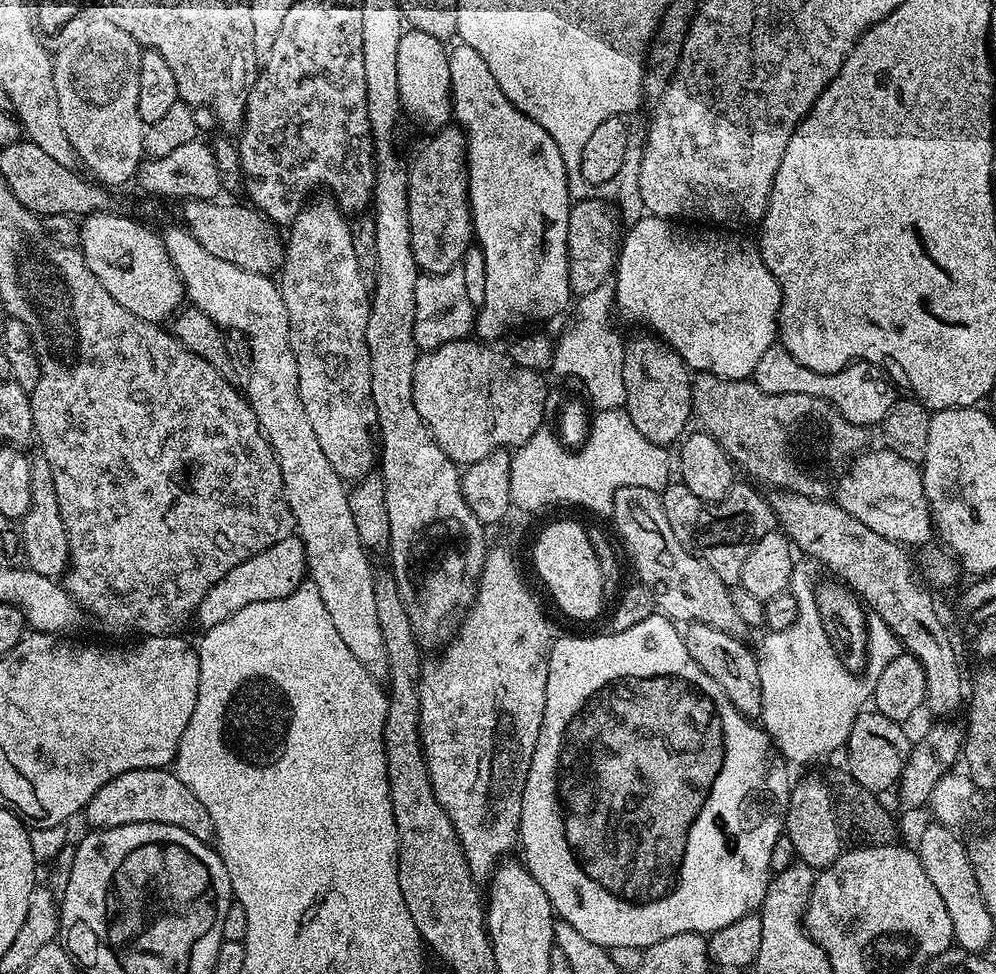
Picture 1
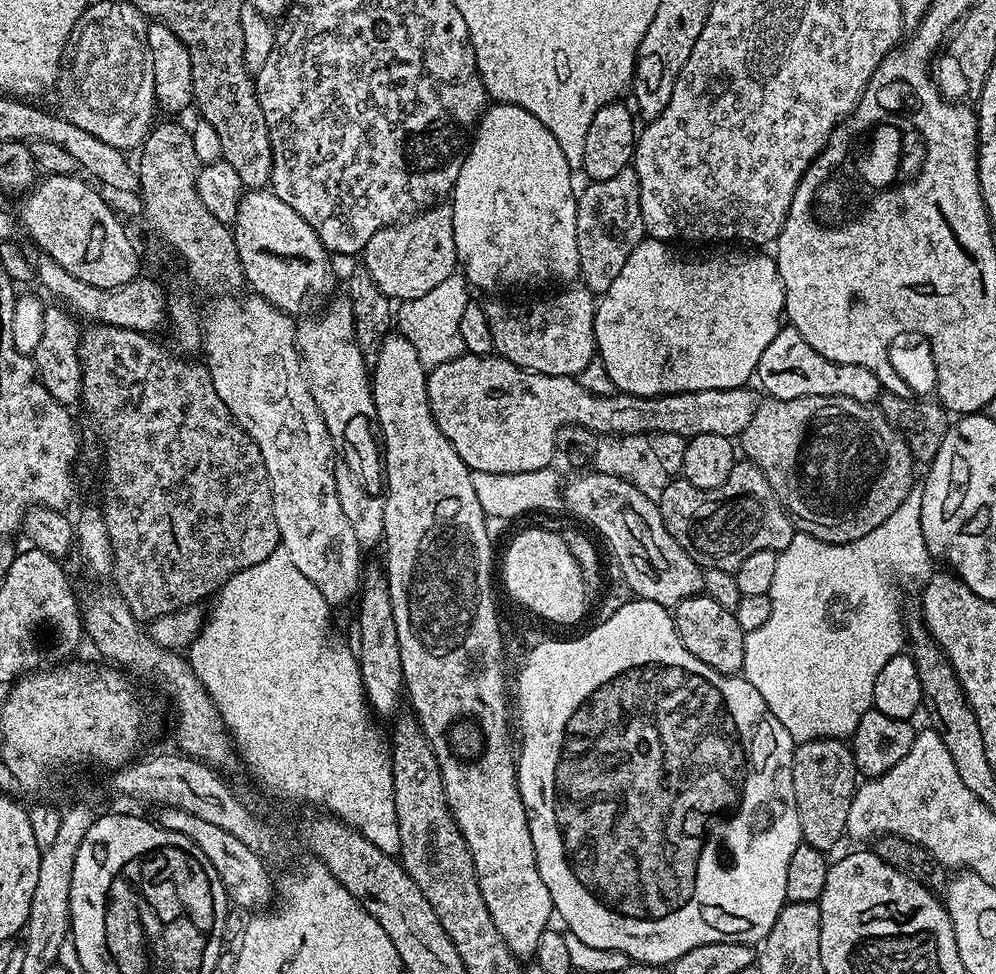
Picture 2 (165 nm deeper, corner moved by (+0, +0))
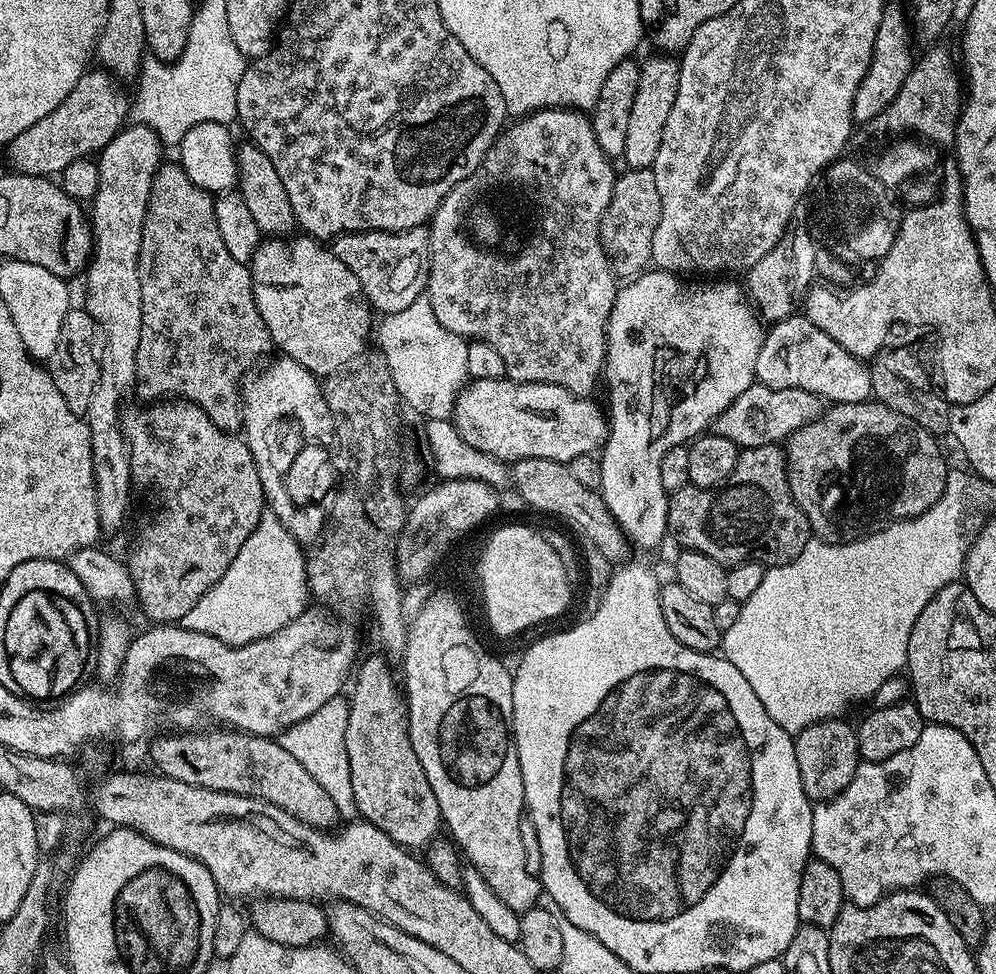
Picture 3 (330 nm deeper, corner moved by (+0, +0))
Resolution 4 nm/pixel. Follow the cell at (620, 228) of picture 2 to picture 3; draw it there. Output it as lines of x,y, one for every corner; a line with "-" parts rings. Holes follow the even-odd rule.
628,168
624,172
617,175
610,205
599,226
599,234
611,262
613,275
629,280
651,265
654,233
661,218
661,198
651,168

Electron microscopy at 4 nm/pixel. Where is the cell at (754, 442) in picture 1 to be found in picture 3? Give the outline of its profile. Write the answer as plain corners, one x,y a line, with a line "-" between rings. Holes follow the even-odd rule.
879,402
832,404
820,417
788,437
788,485
794,502
806,514
813,533
827,544
846,544
885,528
895,520
908,520
922,514
942,498
950,464
940,453
941,441
915,424
906,414
890,410

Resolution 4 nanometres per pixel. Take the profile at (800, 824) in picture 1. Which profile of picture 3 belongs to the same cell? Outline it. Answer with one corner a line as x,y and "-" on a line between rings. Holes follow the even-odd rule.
847,719
819,720
806,730
795,733
798,770
802,774
802,786
808,799
813,802
832,800
854,778
857,764
861,763
860,747
856,741
856,728
847,724

